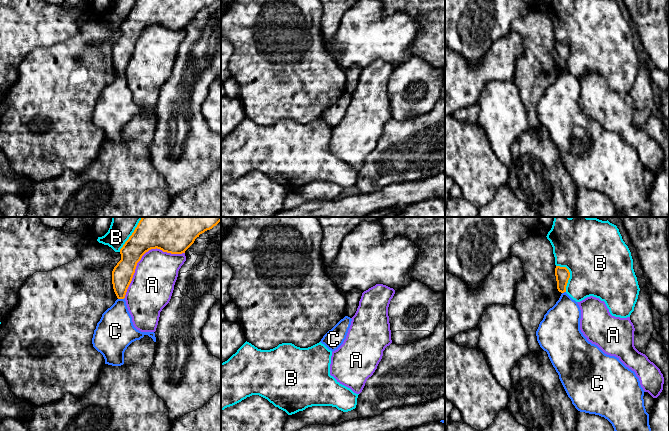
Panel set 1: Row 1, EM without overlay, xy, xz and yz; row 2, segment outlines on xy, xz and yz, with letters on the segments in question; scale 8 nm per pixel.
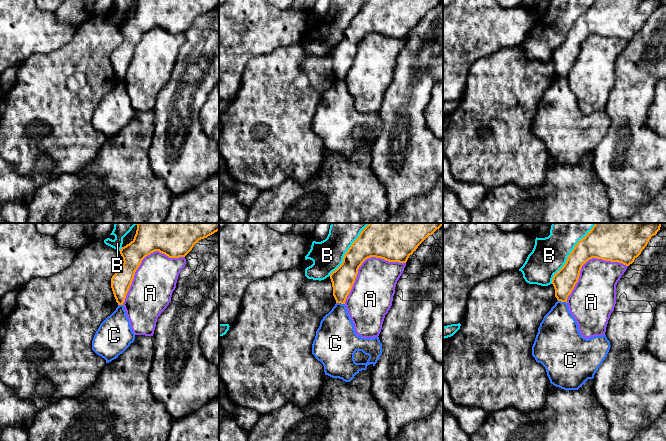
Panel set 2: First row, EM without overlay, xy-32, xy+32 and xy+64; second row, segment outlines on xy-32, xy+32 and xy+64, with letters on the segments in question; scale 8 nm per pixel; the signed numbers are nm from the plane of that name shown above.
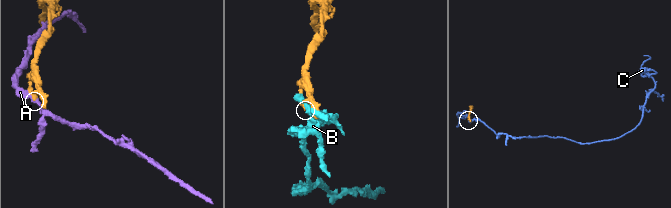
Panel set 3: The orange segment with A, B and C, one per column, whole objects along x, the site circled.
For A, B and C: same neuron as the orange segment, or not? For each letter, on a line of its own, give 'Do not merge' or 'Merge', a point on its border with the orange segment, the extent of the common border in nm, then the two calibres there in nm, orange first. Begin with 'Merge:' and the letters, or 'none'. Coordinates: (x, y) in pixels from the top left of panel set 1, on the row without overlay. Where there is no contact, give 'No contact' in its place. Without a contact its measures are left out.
Merge: none
A: Do not merge. Touches orange at xy (142, 31). Shared border 600 nm. Thickness 220 nm (orange) against 340 nm
B: Do not merge. Touches orange at yz (569, 51). Shared border 240 nm. Thickness 120 nm (orange) against 480 nm
C: Do not merge. Touches orange at xy (121, 74). Shared border 60 nm. Thickness 170 nm (orange) against 280 nm

